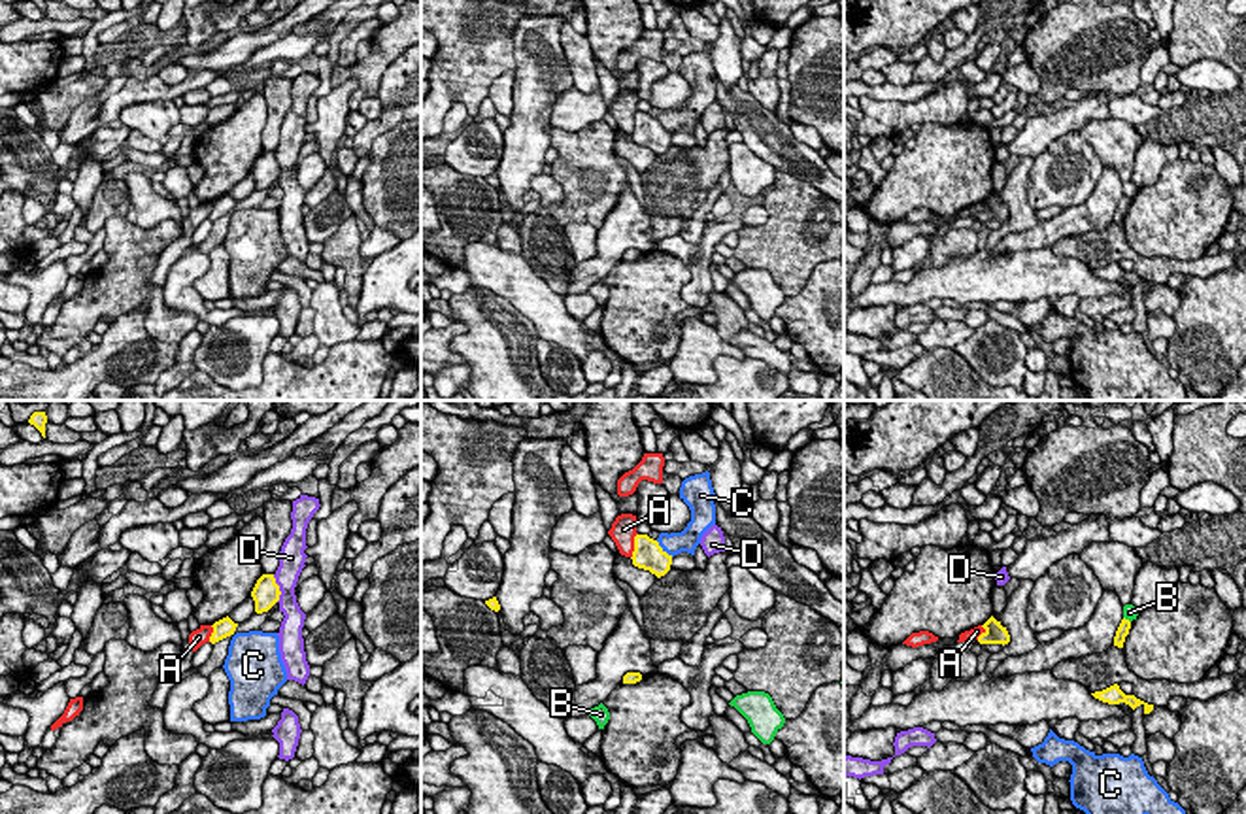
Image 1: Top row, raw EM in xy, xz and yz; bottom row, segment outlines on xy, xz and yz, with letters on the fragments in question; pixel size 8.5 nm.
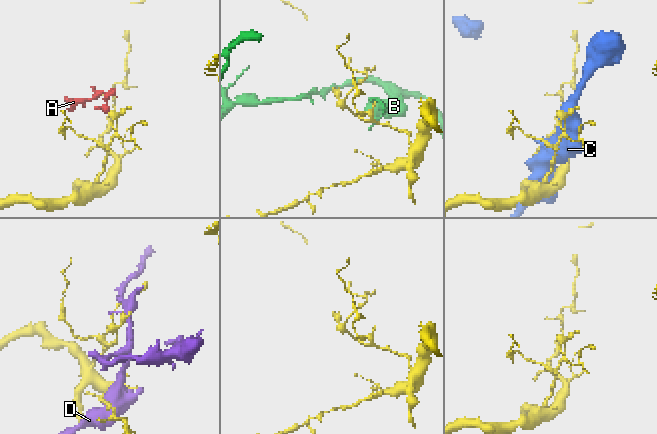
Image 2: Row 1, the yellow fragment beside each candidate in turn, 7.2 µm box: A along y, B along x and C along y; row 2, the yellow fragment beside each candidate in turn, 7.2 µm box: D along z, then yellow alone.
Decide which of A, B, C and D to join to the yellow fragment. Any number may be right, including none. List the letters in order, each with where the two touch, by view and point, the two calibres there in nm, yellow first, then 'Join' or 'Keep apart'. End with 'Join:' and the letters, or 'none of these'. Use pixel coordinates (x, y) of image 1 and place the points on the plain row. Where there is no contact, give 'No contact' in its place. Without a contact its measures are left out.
A: Touches yellow at xz (635, 123). Thickness 240 nm (yellow) against 220 nm. Keep apart
B: Touches yellow at yz (1128, 197). Thickness 100 nm (yellow) against 130 nm. Keep apart
C: Touches yellow at xz (665, 129). Thickness 240 nm (yellow) against 190 nm. Keep apart
D: Touches yellow at xy (278, 165). Thickness 240 nm (yellow) against 220 nm. Keep apart
Join: none of these

